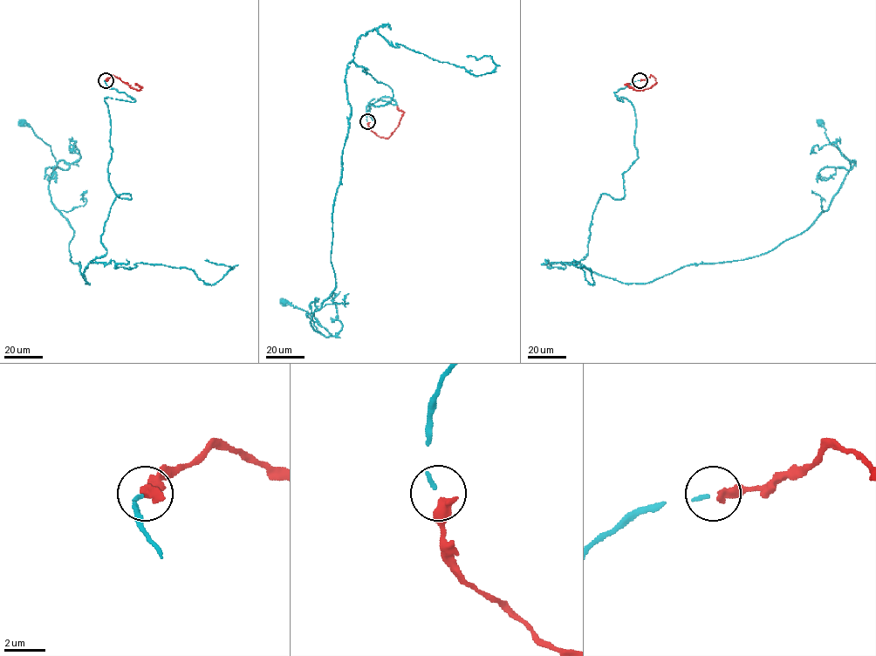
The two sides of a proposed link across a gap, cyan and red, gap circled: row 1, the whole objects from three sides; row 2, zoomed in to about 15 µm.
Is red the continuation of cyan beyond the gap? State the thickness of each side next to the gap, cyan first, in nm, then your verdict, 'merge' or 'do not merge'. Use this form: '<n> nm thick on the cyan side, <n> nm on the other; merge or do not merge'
200 nm thick on the cyan side, 550 nm on the other; merge

